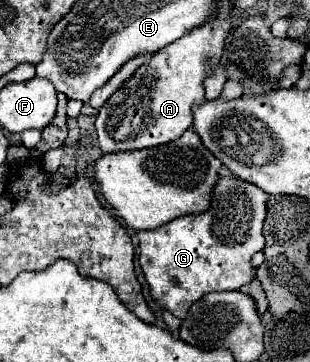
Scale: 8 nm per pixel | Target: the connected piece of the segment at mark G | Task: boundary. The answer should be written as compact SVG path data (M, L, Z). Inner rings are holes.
M219 177L211 205L203 213L177 217L157 229L137 231L139 263L151 297L175 317L183 319L189 307L211 291L235 291L255 277L251 255L265 247L261 235L269 195L239 177Z

